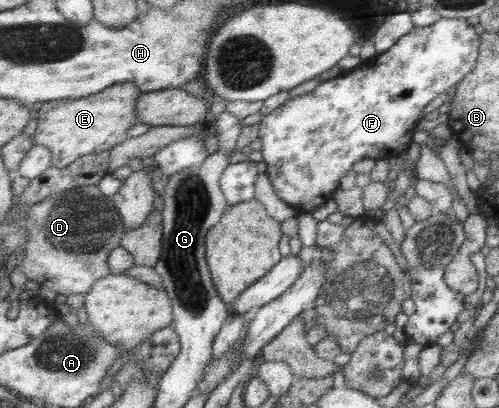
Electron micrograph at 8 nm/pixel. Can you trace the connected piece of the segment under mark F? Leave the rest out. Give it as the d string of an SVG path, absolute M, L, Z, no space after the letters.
M441 17L432 25L426 27L413 27L406 35L399 37L396 43L384 53L376 54L373 57L361 61L359 65L350 71L344 71L333 79L320 82L310 93L288 98L282 105L278 105L268 115L262 116L258 128L258 138L260 139L262 162L266 163L266 176L270 179L270 186L275 190L278 199L284 201L289 207L294 207L298 213L312 213L322 206L327 200L332 199L332 195L339 189L340 178L352 168L354 163L370 158L373 160L383 160L385 158L398 157L401 152L407 151L408 144L412 142L412 133L416 130L416 125L421 119L422 110L430 103L438 93L445 92L448 87L459 82L473 67L478 55L478 34L474 28L466 23L465 19L448 19Z

